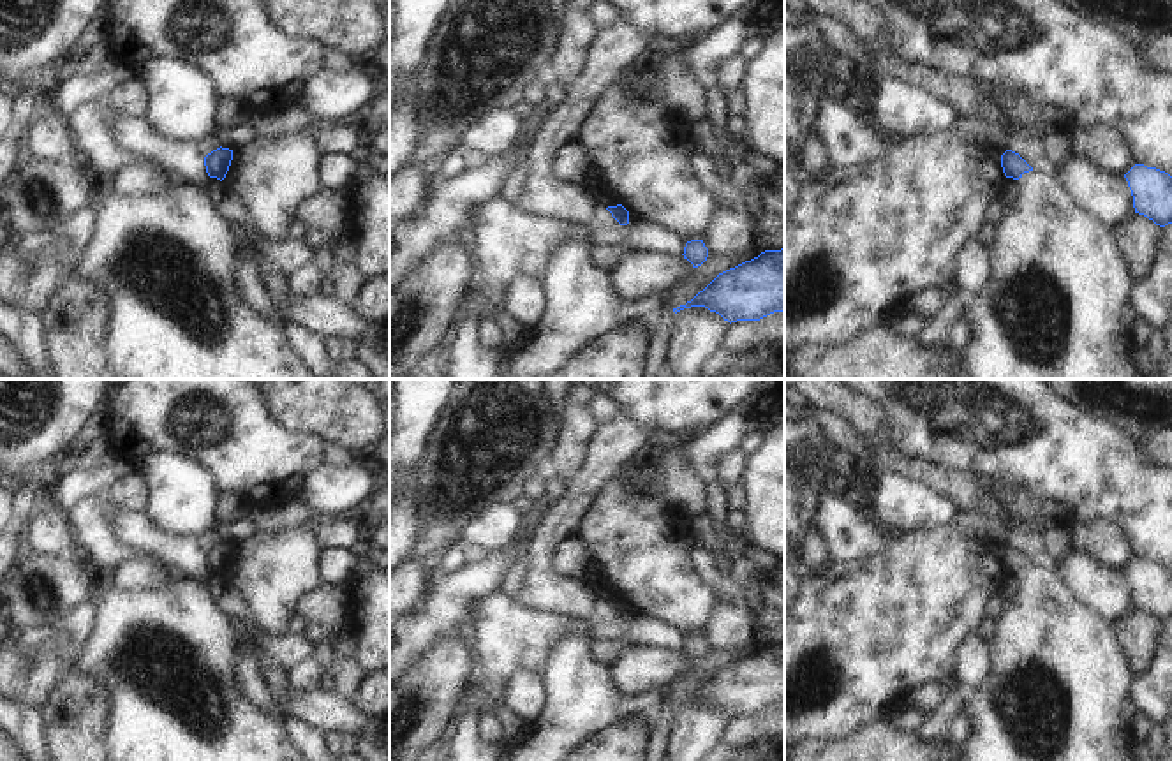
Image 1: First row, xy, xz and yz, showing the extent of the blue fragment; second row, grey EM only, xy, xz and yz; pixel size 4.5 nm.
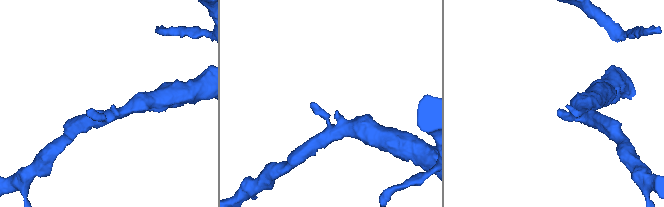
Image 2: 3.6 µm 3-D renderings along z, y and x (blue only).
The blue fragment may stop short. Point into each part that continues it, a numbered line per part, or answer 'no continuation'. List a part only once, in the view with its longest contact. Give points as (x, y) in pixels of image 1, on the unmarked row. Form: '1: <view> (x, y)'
no continuation

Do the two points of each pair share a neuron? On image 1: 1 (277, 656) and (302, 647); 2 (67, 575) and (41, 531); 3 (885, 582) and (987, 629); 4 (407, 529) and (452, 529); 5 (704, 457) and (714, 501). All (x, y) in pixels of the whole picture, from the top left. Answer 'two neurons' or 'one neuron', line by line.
1: one neuron
2: two neurons
3: two neurons
4: two neurons
5: one neuron

